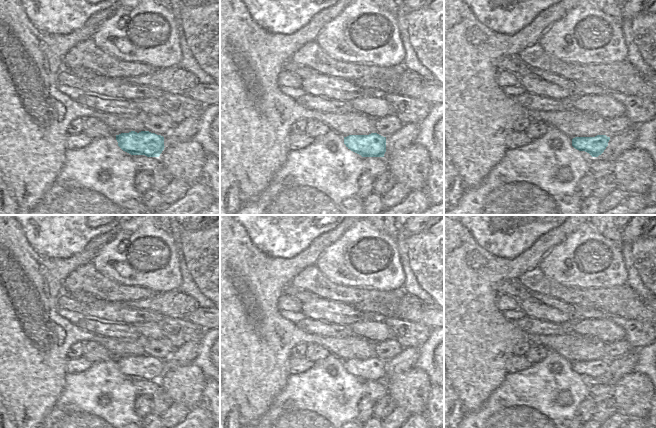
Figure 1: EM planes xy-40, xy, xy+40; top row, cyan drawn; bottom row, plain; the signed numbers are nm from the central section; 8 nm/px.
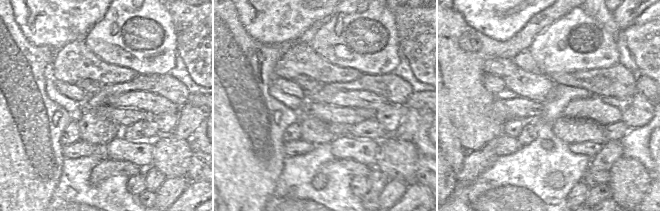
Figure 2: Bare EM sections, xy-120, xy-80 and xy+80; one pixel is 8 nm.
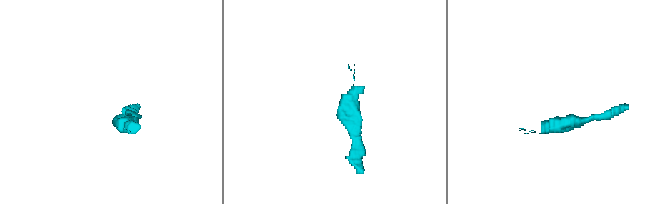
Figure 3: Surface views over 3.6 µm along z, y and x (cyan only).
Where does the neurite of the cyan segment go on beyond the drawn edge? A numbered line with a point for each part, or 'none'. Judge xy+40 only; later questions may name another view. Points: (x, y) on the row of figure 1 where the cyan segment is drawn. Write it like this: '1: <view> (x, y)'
none.

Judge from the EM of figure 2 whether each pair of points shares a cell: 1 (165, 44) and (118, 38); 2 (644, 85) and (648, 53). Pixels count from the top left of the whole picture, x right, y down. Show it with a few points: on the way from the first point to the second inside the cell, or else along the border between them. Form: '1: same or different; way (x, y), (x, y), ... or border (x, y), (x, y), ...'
1: same; way (148, 51), (144, 51), (132, 62), (116, 54)
2: different; border (641, 74), (649, 77)

